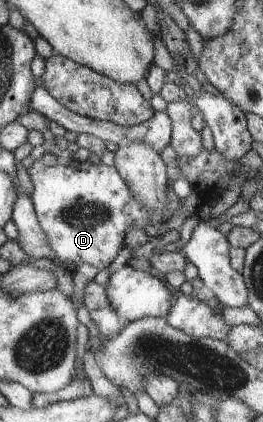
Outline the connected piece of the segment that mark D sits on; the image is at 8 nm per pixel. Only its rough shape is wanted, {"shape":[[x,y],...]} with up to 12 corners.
{"shape":[[95,159],[27,170],[57,259],[103,271],[127,229],[159,228],[183,206],[133,199]]}

